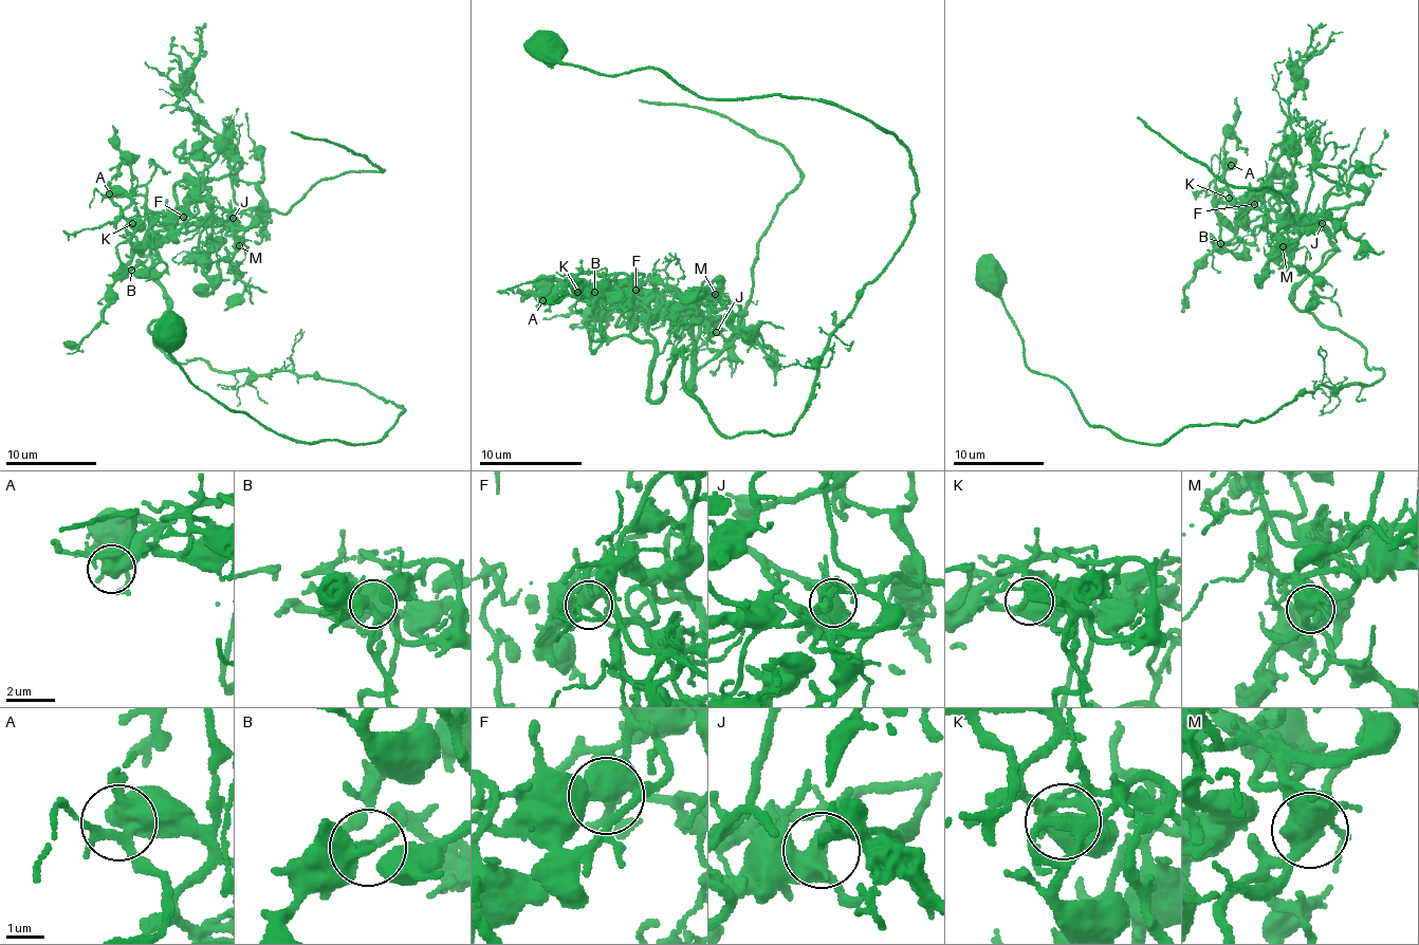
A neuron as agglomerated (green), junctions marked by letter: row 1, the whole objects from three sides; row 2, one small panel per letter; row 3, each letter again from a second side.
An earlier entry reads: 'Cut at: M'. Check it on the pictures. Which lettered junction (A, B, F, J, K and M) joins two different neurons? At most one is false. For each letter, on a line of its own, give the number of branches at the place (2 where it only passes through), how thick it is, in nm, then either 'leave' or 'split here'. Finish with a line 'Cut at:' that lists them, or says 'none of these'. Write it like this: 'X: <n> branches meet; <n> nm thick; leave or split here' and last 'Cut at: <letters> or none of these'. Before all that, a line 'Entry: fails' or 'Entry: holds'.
Entry: holds
A: 4 branches meet; 460 nm thick; leave
B: 4 branches meet; 360 nm thick; leave
F: 3 branches meet; 400 nm thick; leave
J: 3 branches meet; 440 nm thick; leave
K: 7 branches meet; 420 nm thick; leave
M: 7 branches meet; 480 nm thick; split here
Cut at: M

